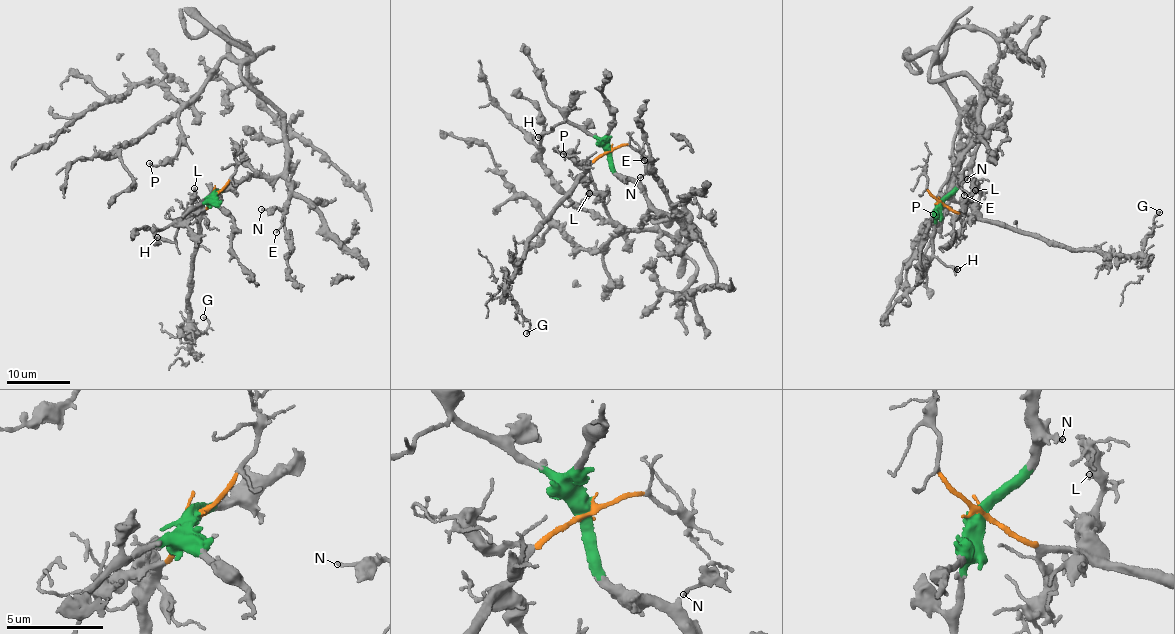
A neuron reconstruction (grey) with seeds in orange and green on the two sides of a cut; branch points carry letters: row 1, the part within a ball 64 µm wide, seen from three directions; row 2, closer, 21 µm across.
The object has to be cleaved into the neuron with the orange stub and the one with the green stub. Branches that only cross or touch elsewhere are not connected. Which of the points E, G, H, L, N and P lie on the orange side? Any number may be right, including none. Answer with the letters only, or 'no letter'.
G, L

